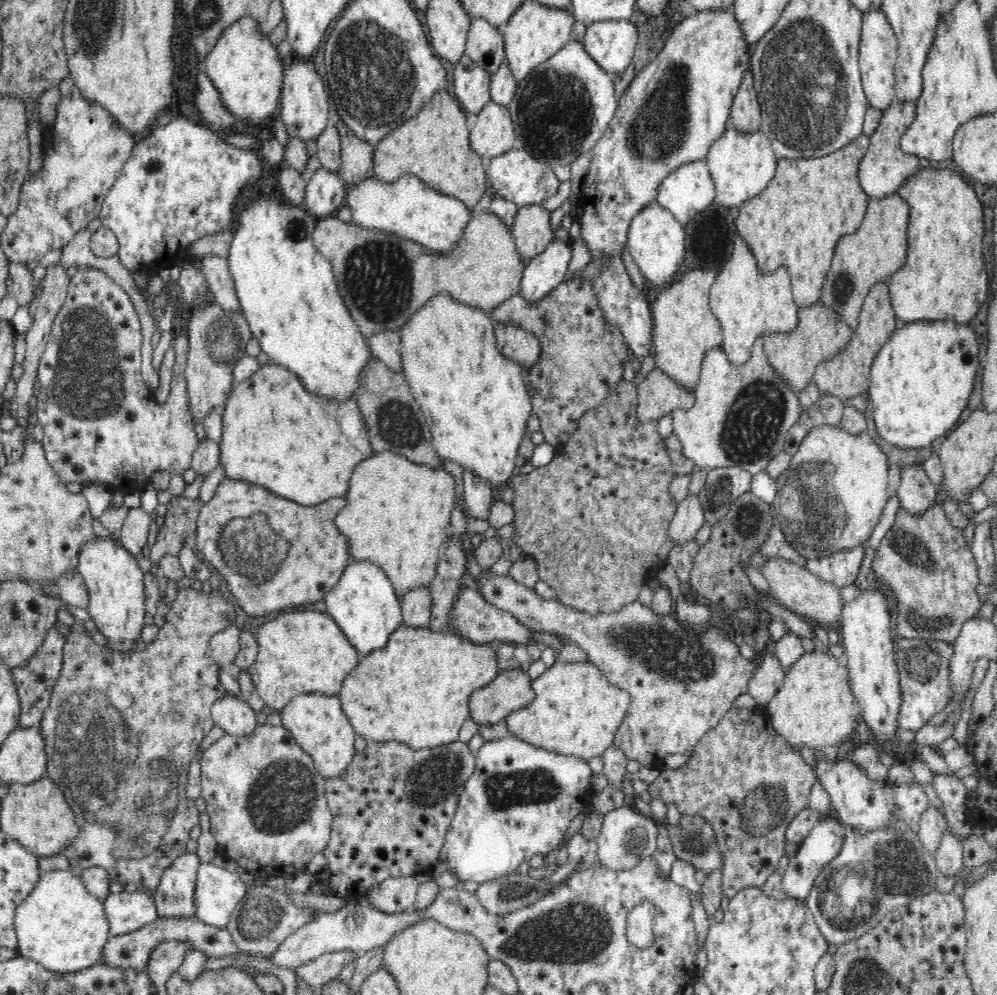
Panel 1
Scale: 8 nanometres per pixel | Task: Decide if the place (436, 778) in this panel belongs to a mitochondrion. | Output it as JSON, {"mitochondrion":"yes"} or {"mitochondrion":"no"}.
{"mitochondrion":"yes"}

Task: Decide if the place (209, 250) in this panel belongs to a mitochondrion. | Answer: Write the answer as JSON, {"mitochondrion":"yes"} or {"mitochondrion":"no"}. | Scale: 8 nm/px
{"mitochondrion":"no"}

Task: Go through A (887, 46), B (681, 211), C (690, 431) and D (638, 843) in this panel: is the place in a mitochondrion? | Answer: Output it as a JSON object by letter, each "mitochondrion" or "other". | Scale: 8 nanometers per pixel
{"A":"other","B":"other","C":"other","D":"mitochondrion"}

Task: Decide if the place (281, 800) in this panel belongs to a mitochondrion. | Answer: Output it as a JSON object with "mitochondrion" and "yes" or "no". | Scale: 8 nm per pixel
{"mitochondrion":"yes"}

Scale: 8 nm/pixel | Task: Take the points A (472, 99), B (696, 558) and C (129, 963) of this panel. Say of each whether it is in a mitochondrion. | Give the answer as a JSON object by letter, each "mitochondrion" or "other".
{"A":"other","B":"other","C":"other"}

